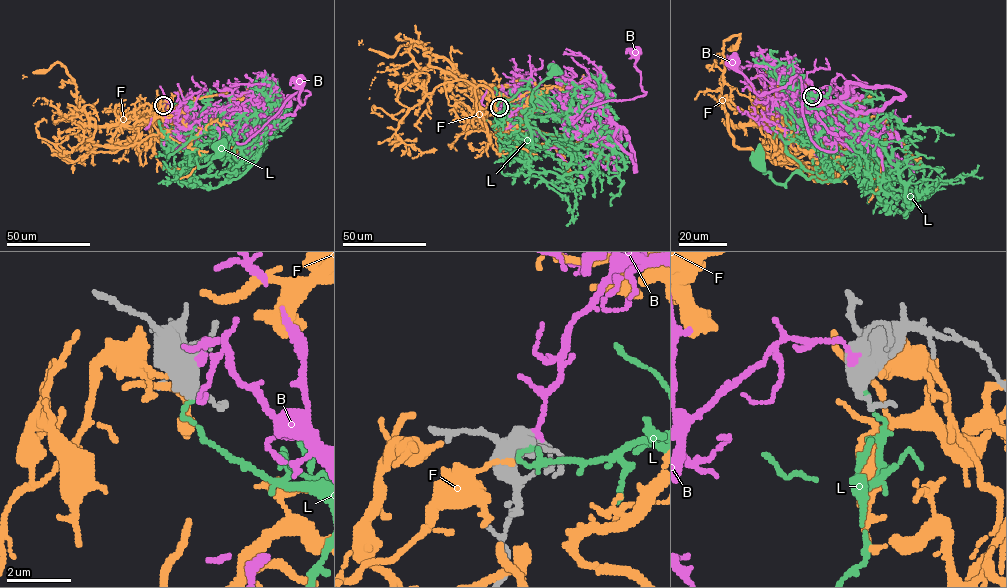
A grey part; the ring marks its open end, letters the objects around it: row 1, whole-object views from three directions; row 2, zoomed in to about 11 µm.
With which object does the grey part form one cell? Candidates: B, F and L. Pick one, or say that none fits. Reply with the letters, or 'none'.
none

